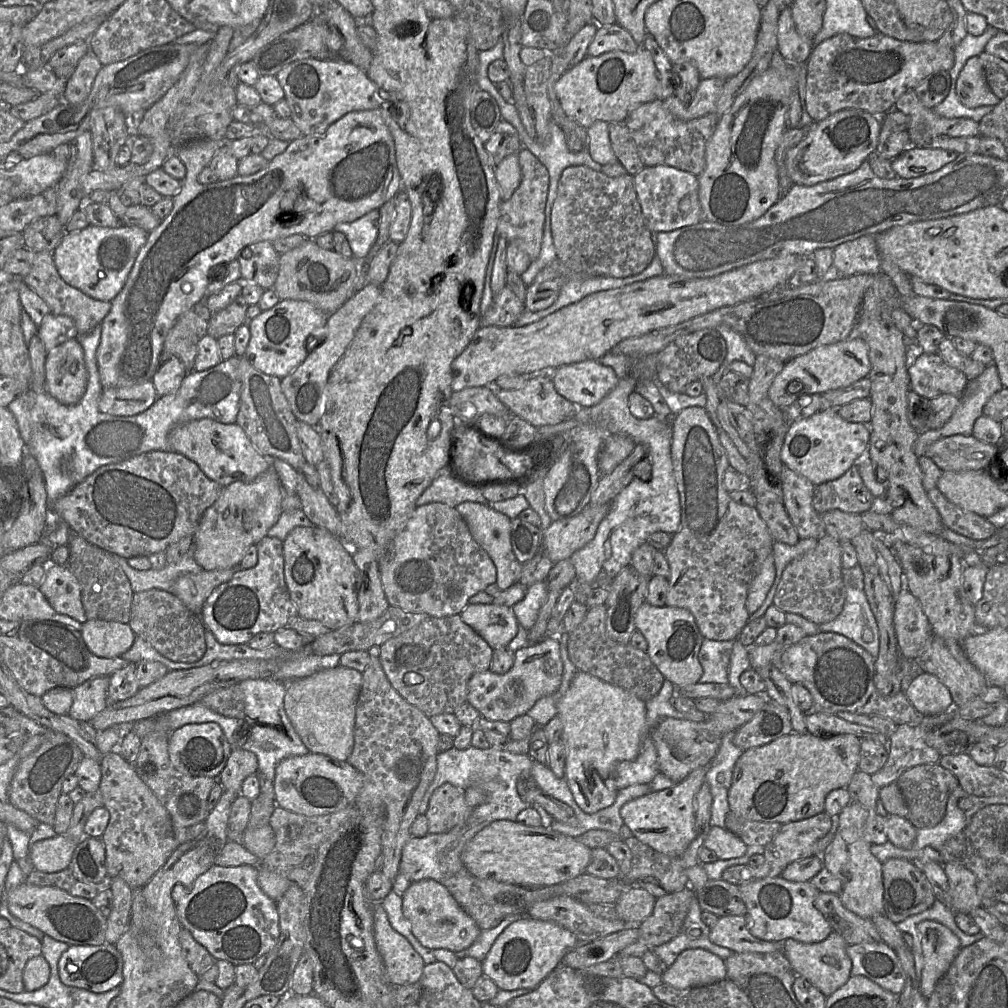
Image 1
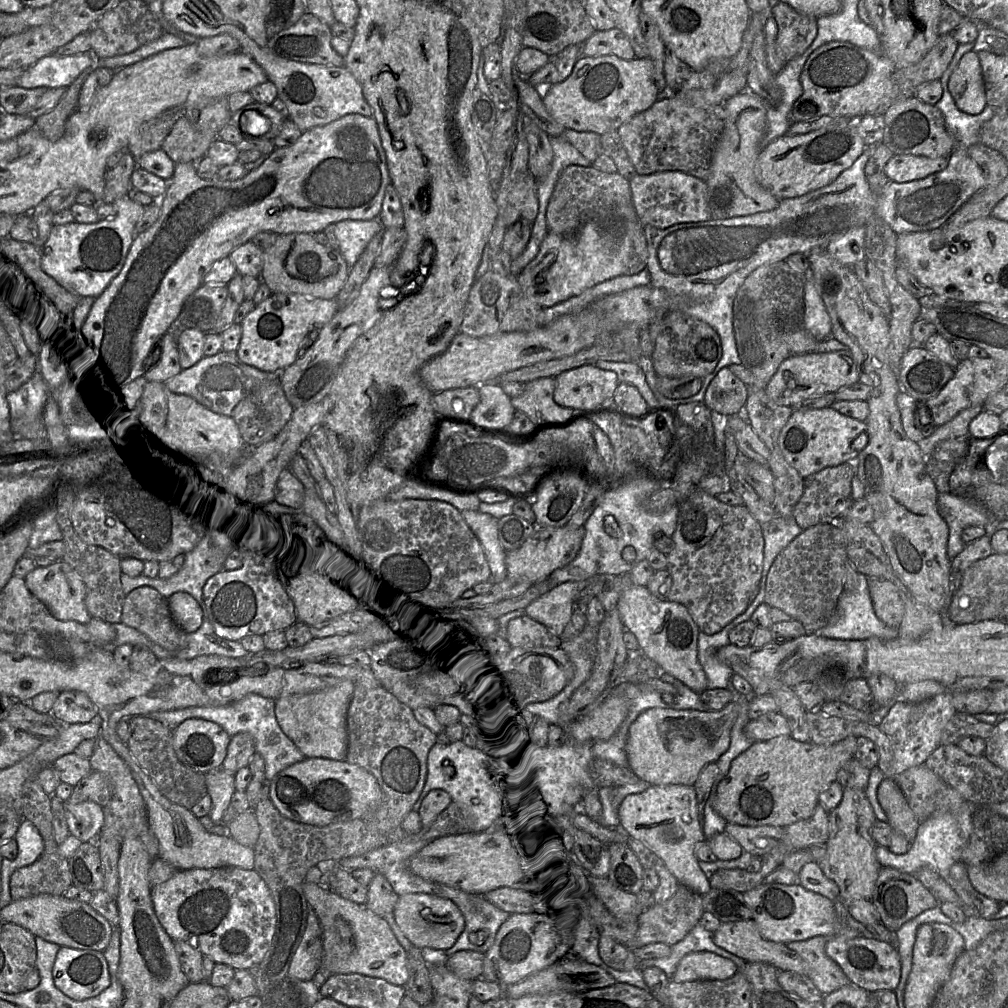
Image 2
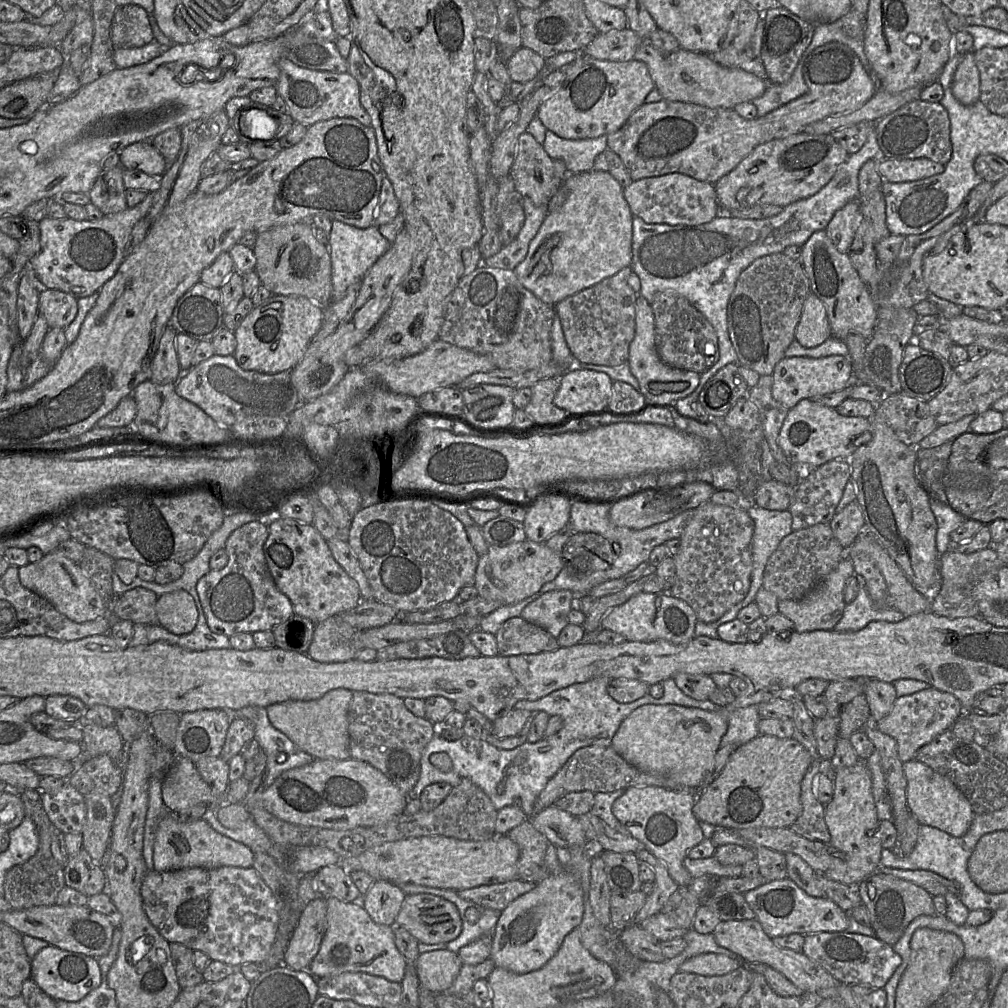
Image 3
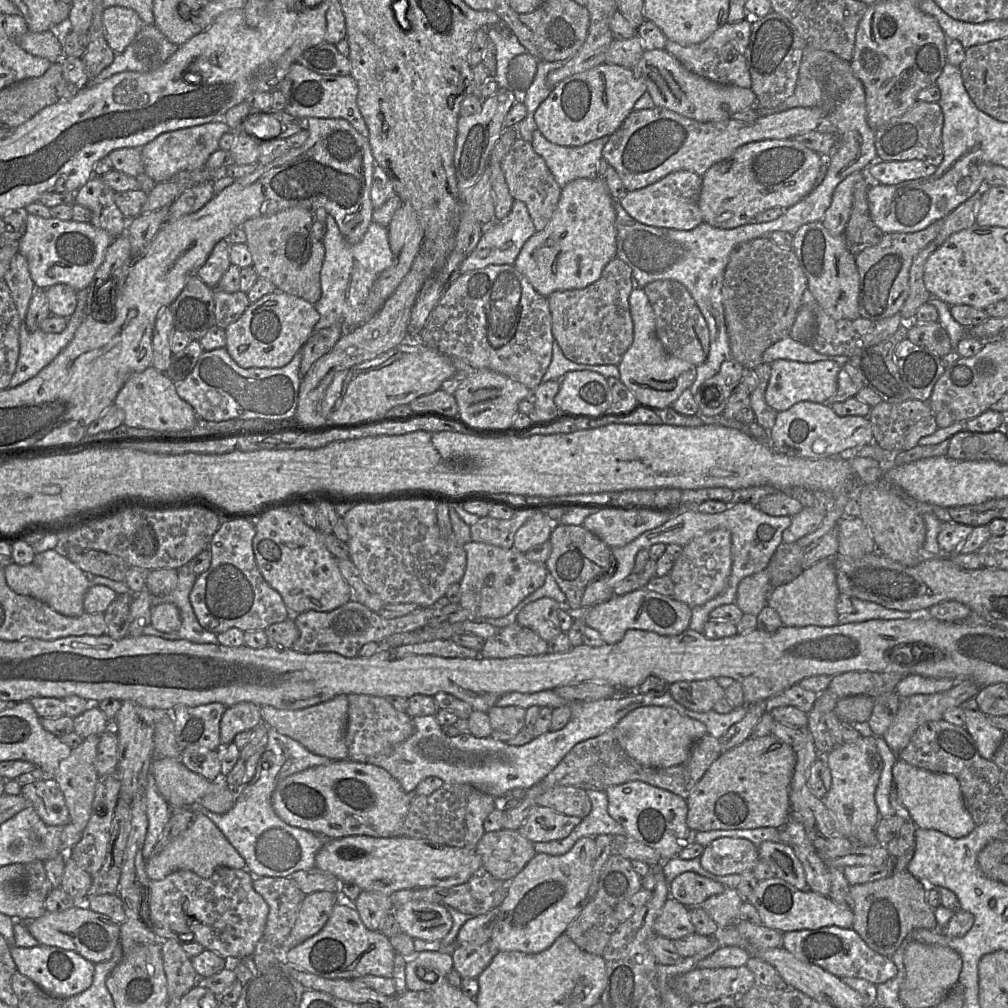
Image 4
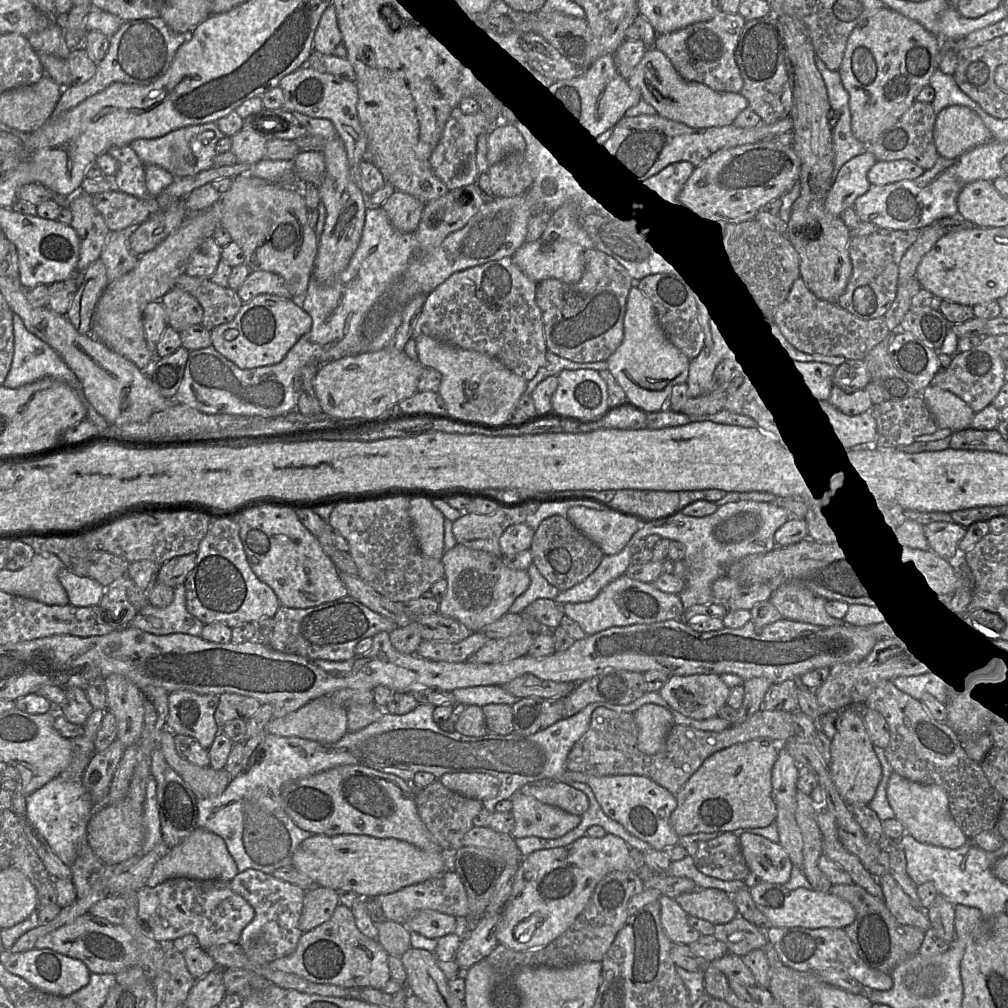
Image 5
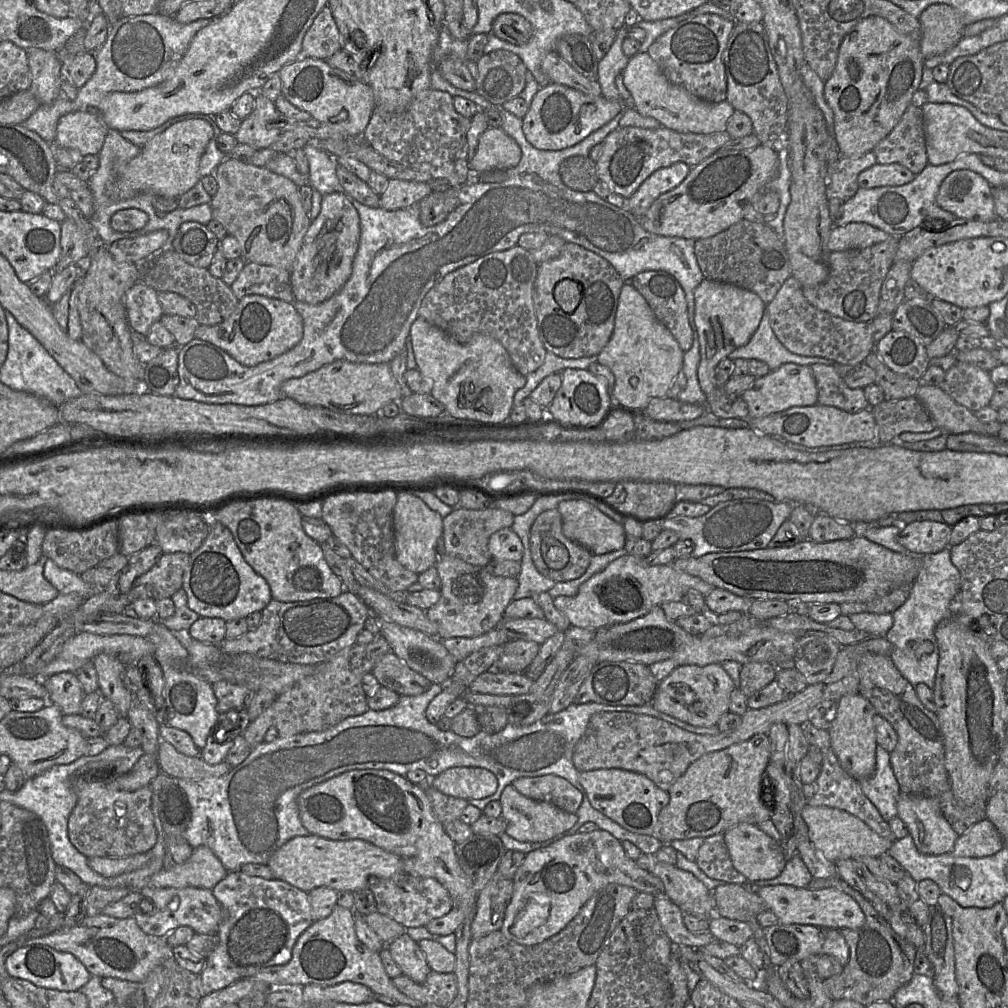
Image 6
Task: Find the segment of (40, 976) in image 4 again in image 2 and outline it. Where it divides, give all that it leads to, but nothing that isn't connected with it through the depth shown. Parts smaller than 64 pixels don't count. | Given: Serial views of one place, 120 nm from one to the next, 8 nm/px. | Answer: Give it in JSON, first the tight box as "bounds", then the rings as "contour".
{"bounds":[52,946,110,1001],"contour":[[[62,946],[52,975],[56,988],[76,1001],[95,997],[110,985],[107,961],[101,951]]]}

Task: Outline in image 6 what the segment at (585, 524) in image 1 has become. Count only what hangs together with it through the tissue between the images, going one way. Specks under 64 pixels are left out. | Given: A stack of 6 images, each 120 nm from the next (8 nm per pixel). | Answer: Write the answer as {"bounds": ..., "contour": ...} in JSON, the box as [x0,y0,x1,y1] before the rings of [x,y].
{"bounds":[426,554,518,638],"contour":[[[445,554],[439,557],[435,566],[441,579],[440,599],[426,610],[426,615],[439,626],[437,638],[474,638],[495,628],[513,600],[518,588],[517,578],[494,576],[483,567]]]}

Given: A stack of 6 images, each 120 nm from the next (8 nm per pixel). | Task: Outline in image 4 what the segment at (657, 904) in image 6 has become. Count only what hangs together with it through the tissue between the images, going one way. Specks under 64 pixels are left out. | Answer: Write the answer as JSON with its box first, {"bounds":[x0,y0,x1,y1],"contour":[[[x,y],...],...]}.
{"bounds":[654,897,696,941],"contour":[[[669,897],[654,923],[654,932],[673,941],[696,933],[695,927],[690,920],[690,908]]]}

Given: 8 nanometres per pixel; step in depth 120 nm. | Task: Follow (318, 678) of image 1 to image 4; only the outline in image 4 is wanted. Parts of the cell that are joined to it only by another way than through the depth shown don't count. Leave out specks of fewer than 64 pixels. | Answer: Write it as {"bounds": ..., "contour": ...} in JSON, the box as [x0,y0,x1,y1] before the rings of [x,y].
{"bounds":[261,694,349,761],"contour":[[[340,694],[331,700],[299,710],[283,710],[273,706],[262,706],[261,717],[269,727],[301,743],[309,751],[333,761],[349,759],[346,745],[348,722],[348,695]]]}

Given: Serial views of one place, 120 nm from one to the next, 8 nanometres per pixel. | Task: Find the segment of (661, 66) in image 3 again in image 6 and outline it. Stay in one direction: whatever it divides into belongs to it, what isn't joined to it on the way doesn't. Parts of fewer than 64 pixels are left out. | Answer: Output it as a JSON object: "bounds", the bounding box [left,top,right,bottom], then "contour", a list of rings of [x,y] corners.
{"bounds":[622,52,735,134],"contour":[[[638,52],[627,63],[622,74],[623,83],[633,100],[633,107],[644,117],[658,120],[661,126],[680,133],[710,134],[726,130],[735,109],[728,101],[704,101],[686,89],[672,84],[658,64],[646,53]]]}

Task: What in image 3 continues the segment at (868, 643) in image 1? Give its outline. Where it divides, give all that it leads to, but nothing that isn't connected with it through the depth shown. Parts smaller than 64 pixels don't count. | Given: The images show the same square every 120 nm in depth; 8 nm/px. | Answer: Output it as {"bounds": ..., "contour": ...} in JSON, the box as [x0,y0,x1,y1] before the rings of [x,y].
{"bounds":[835,577,905,632],"contour":[[[857,577],[858,592],[856,598],[845,604],[843,615],[835,625],[836,632],[854,632],[861,630],[871,621],[886,621],[896,623],[905,618],[905,615],[893,607],[888,609],[877,608],[870,598],[865,582]]]}

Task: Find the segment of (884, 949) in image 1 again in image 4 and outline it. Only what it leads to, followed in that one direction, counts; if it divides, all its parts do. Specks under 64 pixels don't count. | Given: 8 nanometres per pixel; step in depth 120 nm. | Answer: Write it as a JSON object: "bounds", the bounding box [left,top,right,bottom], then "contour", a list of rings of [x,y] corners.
{"bounds":[782,926,898,985],"contour":[[[828,926],[816,930],[785,932],[782,947],[798,959],[820,966],[840,978],[861,978],[878,985],[893,979],[898,973],[892,958],[872,950],[852,927]]]}

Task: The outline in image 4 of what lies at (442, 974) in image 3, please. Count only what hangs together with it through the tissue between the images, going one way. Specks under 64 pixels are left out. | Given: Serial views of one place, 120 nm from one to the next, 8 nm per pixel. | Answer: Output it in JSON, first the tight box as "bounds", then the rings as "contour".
{"bounds":[406,951,452,991],"contour":[[[443,951],[416,952],[406,964],[406,987],[412,991],[428,991],[432,983],[425,981],[424,975],[433,972],[440,980],[445,980],[452,969],[452,954]]]}

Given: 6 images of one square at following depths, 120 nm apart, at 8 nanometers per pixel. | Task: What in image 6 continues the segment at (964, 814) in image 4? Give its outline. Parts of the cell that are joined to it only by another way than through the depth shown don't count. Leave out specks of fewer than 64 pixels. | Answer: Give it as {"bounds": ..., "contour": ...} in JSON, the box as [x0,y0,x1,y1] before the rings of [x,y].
{"bounds":[897,793,959,853],"contour":[[[900,793],[897,807],[919,852],[951,853],[959,835],[944,817],[937,798]]]}

